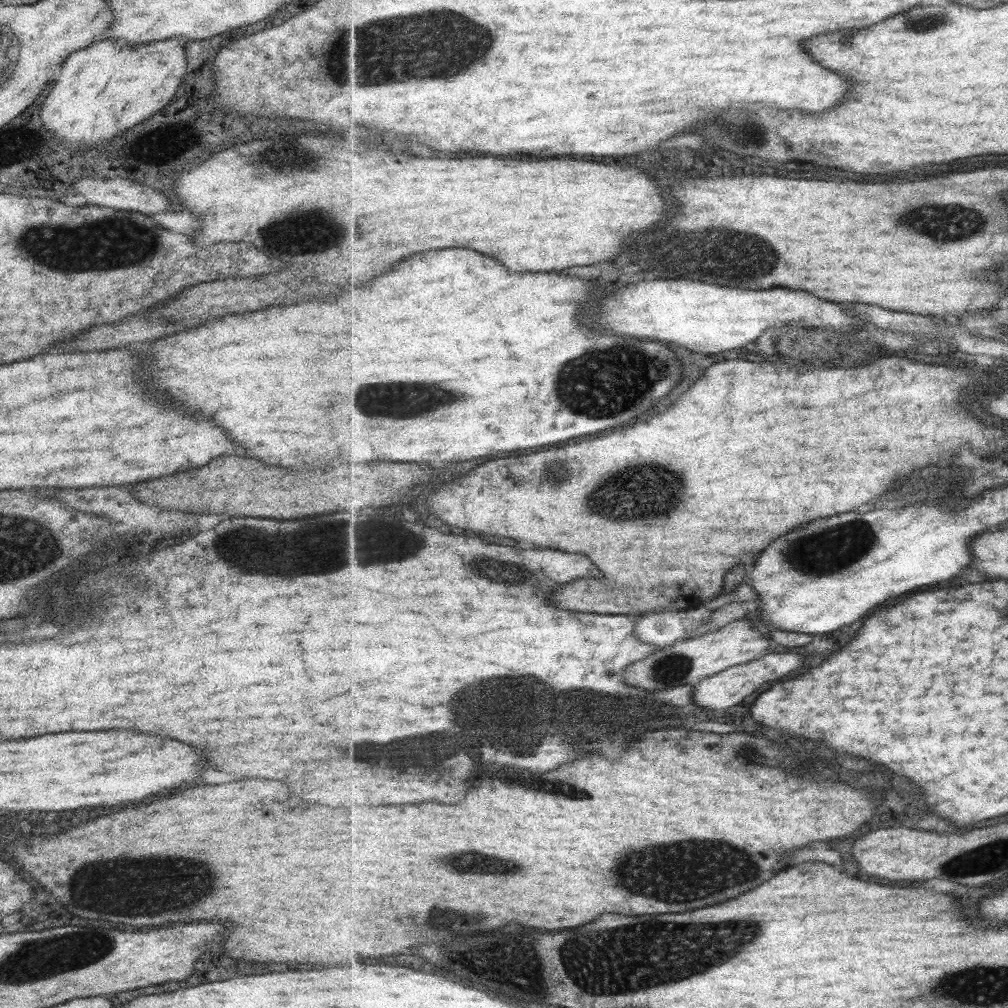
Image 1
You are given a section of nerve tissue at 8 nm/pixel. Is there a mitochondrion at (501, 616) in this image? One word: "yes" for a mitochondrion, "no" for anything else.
no

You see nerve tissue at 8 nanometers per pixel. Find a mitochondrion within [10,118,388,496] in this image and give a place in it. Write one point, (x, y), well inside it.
(120, 245)

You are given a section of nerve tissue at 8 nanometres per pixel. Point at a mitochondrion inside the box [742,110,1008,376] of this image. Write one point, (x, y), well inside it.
(942, 224)

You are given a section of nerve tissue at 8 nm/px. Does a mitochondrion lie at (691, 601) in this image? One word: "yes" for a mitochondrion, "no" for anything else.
no

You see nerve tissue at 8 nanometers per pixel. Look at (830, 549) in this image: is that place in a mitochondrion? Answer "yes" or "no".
yes

